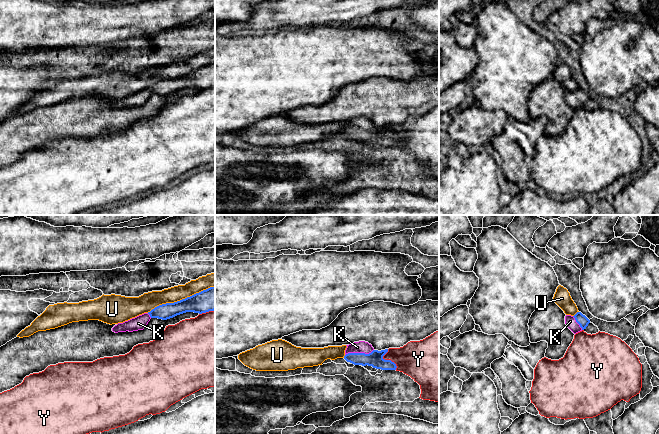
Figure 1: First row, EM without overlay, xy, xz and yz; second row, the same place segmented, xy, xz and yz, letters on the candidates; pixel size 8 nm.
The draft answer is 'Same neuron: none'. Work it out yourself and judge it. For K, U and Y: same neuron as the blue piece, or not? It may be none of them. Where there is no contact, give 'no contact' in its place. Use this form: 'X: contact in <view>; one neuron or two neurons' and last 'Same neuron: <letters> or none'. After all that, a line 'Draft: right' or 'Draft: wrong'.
K: contact in xz; one neuron
U: contact in xy; two neurons
Y: contact in xz; two neurons
Same neuron: K
Draft: wrong

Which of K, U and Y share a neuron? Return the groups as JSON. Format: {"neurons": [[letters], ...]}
{"neurons": [["K"], ["U"], ["Y"]]}

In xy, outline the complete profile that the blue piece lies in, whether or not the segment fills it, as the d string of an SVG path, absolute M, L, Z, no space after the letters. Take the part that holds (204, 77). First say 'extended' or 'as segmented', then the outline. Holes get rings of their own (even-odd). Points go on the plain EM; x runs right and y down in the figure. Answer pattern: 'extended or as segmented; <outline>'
extended; M210 63L180 77L159 81L148 89L144 89L123 99L118 99L112 104L112 107L118 109L143 106L151 94L167 96L186 88L202 90L214 86L215 63Z

